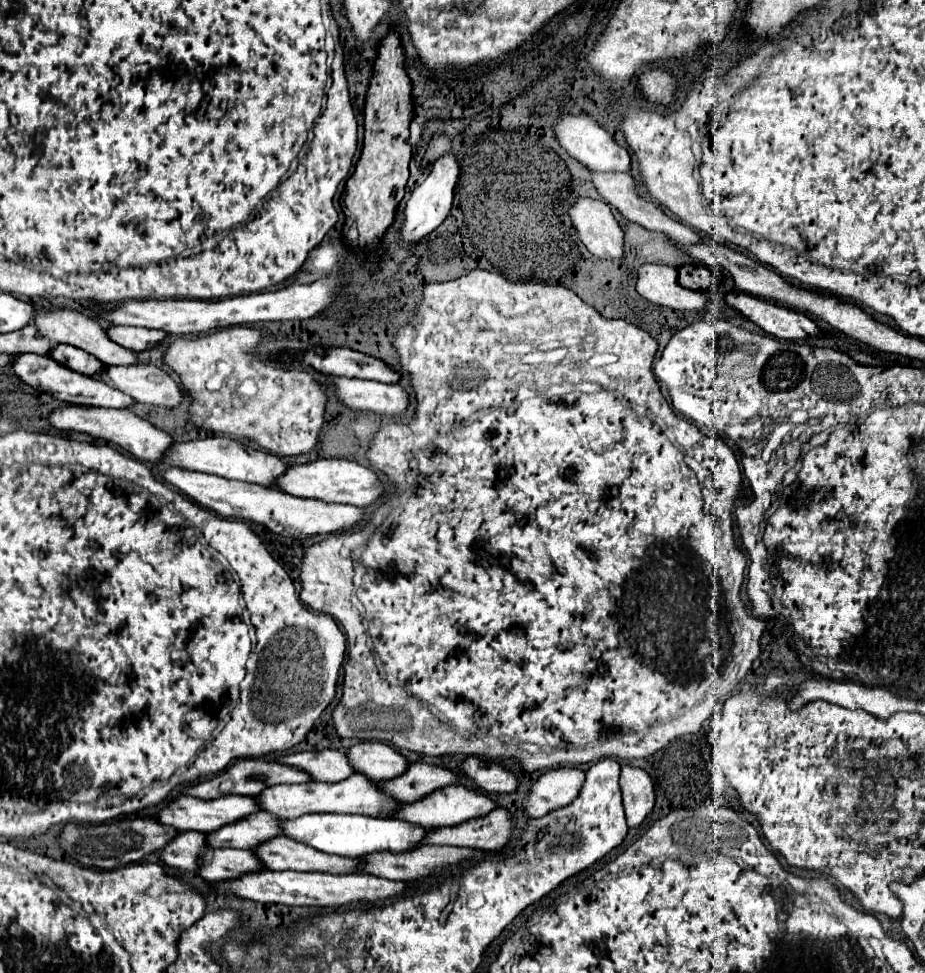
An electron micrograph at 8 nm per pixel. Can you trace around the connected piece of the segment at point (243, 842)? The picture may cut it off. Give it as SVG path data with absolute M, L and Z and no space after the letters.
M260 811L208 833L208 843L214 849L254 849L256 845L260 845L260 841L280 835L280 829L276 829L276 825L280 825L280 817L272 817L272 813Z

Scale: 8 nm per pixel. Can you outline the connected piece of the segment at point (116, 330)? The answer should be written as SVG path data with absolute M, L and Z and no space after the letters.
M110 327L108 337L122 347L128 347L136 353L156 347L168 333L158 329L144 329L144 327Z

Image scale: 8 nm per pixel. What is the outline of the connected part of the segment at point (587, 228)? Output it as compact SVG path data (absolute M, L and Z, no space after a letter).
M578 199L570 217L590 253L600 259L624 259L624 231L604 201Z

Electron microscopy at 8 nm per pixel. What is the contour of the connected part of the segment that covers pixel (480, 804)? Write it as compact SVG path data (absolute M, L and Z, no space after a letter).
M450 785L450 787L444 787L444 789L430 793L428 797L416 801L416 803L406 803L400 809L400 813L396 813L392 817L412 821L412 823L420 823L420 825L438 825L440 827L440 825L460 825L468 819L488 815L494 809L498 809L498 803L494 799L490 799L488 795L484 795L482 791L476 791L476 789L470 789L464 785Z

